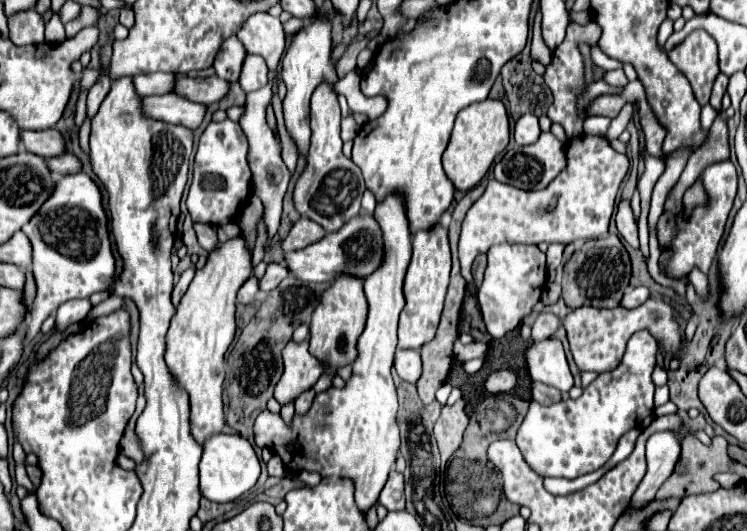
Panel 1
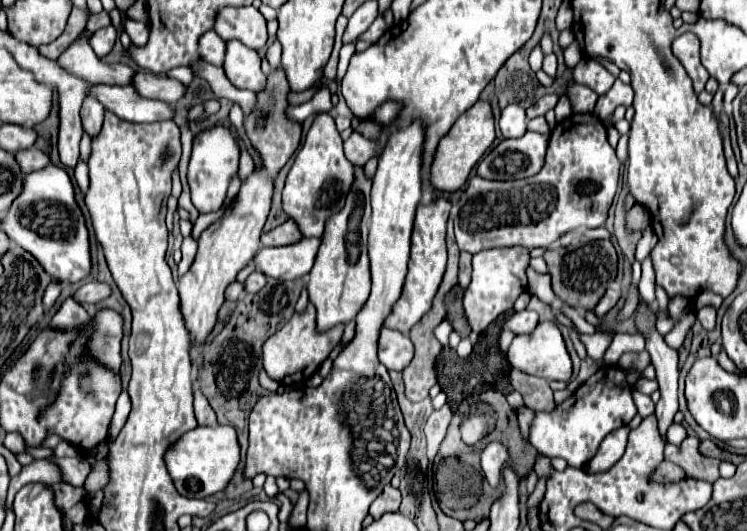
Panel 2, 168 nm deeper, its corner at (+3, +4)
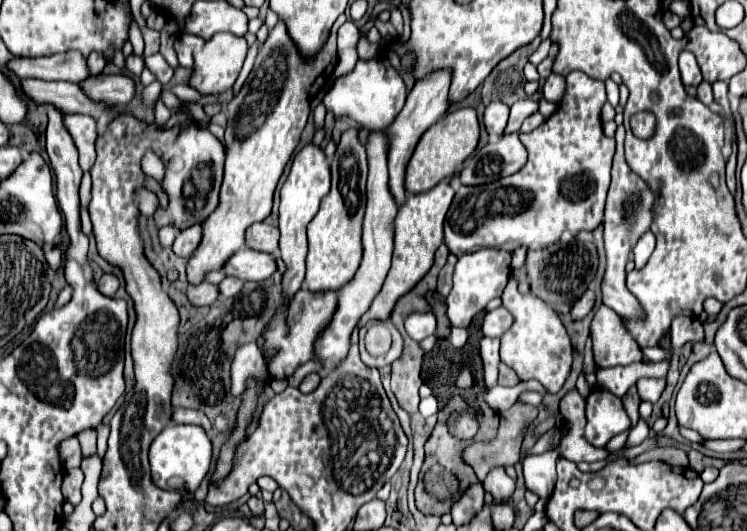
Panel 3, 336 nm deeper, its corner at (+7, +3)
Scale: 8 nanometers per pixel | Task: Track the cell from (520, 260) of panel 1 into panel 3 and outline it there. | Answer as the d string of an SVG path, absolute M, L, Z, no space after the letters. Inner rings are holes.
M479 249L475 253L465 253L457 259L455 271L453 271L453 287L445 299L447 305L447 317L451 325L467 327L471 319L485 309L485 305L501 297L501 289L505 289L505 281L509 281L511 273L511 253L497 251L497 249Z

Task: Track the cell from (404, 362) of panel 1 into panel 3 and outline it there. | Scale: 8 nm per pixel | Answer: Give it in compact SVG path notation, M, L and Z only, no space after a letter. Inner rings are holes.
M369 321L359 329L359 349L361 361L367 367L379 369L399 359L403 351L403 341L391 321Z

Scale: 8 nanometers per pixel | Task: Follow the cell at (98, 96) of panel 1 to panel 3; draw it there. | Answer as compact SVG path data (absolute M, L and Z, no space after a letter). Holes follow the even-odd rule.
M67 113L63 117L65 129L73 137L79 153L79 165L83 171L89 171L95 163L95 139L97 139L97 125L91 115L83 113Z

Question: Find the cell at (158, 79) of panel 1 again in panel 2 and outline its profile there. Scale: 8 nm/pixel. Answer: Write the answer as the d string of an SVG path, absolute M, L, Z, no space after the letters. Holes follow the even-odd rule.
M77 38L59 58L59 66L93 82L93 84L117 84L127 86L133 82L133 76L137 74L131 66L123 62L107 64L97 58L93 48L87 44L85 38Z

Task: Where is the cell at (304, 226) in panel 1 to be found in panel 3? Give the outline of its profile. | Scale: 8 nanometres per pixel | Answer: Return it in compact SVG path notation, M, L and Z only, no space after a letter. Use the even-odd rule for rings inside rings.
M253 223L245 233L245 245L255 251L275 253L279 245L279 229L267 223Z

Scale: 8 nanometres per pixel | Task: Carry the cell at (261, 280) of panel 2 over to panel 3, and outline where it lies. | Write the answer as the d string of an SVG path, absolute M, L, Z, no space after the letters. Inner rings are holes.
M225 277L225 279L217 285L221 297L233 297L233 295L237 295L237 293L241 291L241 287L243 287L243 281L237 279L237 277Z

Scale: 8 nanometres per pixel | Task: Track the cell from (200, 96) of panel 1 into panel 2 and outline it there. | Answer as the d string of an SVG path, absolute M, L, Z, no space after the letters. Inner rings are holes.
M137 72L137 76L133 78L133 86L137 88L137 92L141 92L141 96L151 96L169 104L175 104L187 94L187 86L183 86L175 78L157 76L151 72Z

